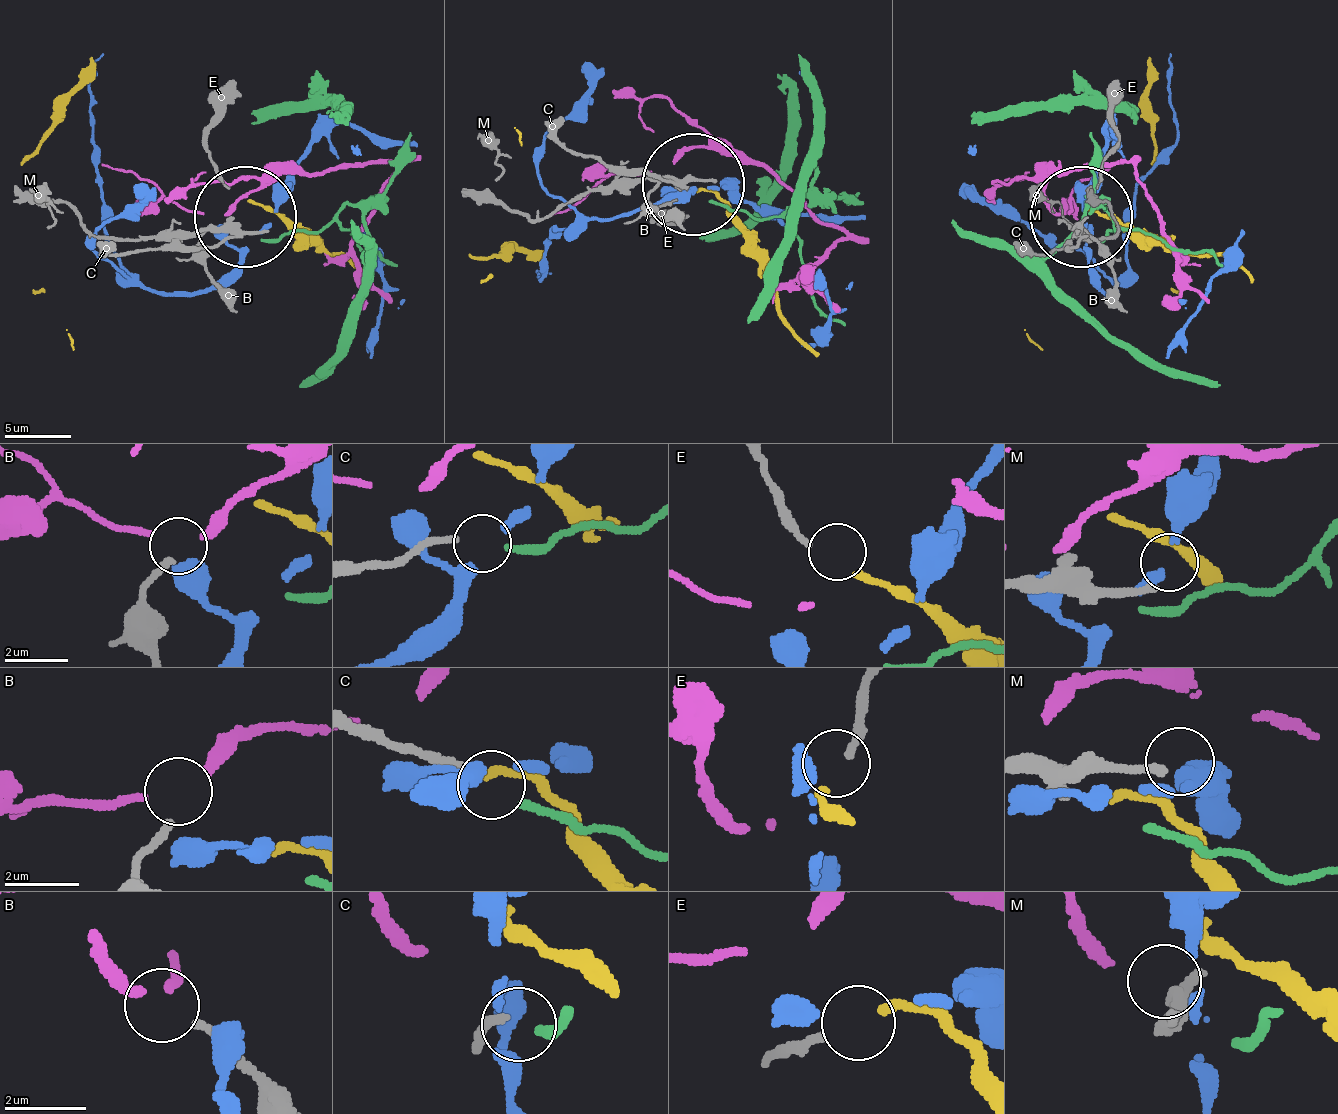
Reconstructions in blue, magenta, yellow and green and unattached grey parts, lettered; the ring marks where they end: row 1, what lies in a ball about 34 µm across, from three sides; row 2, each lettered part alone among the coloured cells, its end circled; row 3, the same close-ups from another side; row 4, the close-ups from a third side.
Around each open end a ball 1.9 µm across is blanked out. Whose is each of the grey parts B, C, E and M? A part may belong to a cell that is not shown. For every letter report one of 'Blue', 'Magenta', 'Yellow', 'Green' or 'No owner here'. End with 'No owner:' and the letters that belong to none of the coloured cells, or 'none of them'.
B: Magenta
C: Green
E: Yellow
M: No owner here
No owner: M

